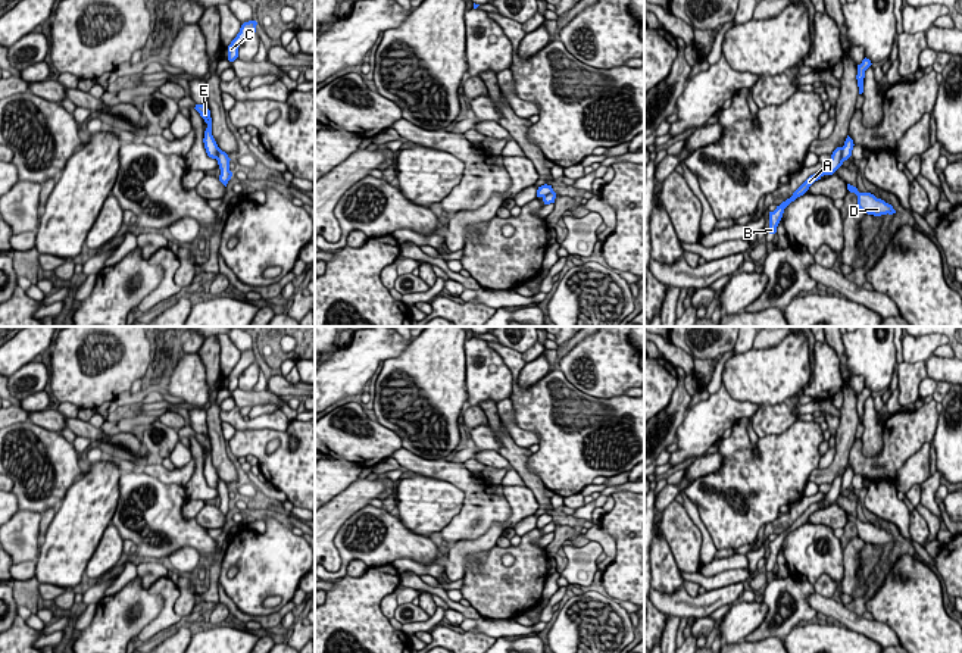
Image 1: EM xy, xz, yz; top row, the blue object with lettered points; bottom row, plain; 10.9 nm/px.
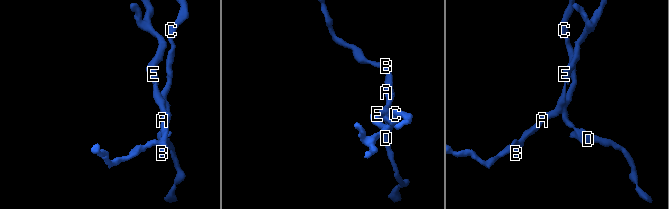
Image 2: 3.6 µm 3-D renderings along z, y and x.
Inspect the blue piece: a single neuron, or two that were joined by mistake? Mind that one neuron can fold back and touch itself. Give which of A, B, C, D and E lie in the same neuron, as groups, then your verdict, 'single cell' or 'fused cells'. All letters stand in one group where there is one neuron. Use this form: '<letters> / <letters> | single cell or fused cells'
A B E / C D | fused cells

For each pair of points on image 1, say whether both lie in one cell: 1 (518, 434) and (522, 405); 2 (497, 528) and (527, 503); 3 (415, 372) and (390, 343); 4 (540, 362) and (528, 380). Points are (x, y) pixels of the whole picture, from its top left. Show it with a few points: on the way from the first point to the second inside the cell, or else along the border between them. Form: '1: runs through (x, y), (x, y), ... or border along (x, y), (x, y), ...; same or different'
1: border along (509, 399), (514, 421), (533, 431), (539, 443); different
2: runs through (505, 525), (519, 511); same
3: border along (412, 341), (397, 356), (383, 361); different
4: runs through (539, 366), (530, 375); same

